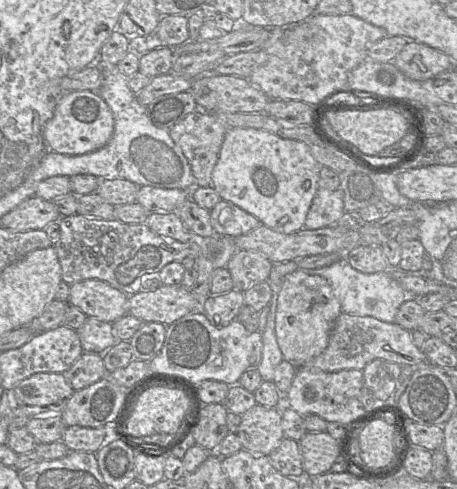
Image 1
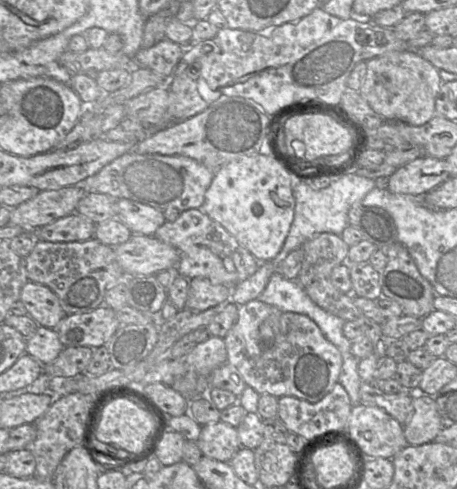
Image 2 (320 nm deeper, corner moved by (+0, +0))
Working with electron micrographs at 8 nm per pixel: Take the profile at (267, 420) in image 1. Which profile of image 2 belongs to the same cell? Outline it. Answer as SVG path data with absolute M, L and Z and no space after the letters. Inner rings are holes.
M220 420L203 425L196 442L203 456L226 462L241 448L236 427Z

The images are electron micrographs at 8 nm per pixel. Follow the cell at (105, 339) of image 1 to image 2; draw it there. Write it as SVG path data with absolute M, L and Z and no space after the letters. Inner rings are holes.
M39 326L29 337L26 337L26 353L46 365L59 355L64 346L53 328Z

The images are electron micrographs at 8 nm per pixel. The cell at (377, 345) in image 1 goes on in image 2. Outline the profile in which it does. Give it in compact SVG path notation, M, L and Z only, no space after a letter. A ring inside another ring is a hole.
M254 299L238 306L237 320L223 339L227 351L226 363L234 366L245 384L259 394L293 396L317 402L338 382L342 355L326 339L318 325L304 314L281 311ZM266 319L275 333L271 347L264 347L259 335L259 327Z

